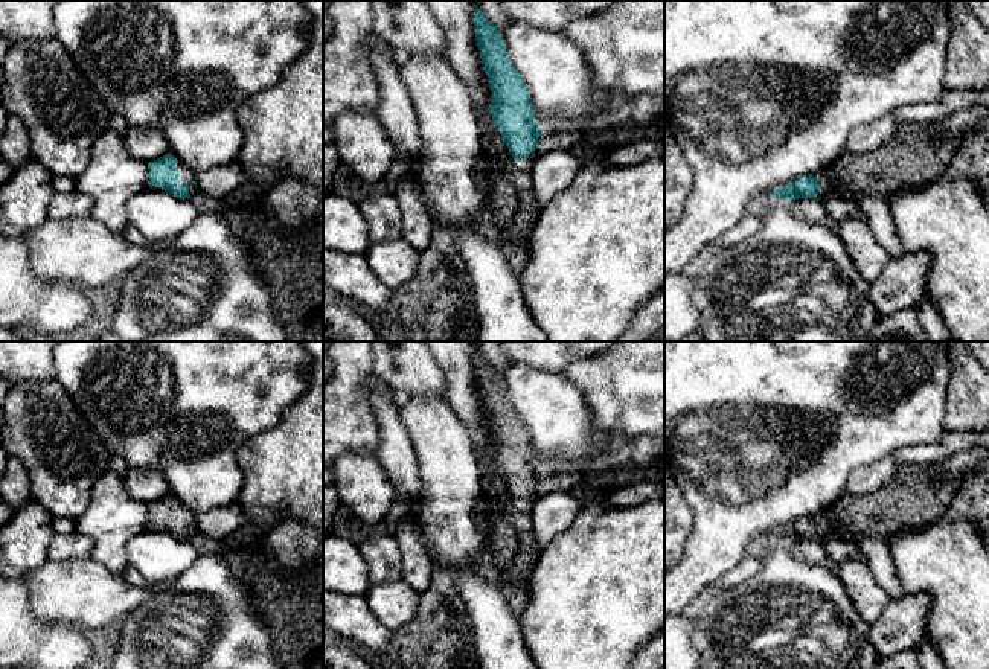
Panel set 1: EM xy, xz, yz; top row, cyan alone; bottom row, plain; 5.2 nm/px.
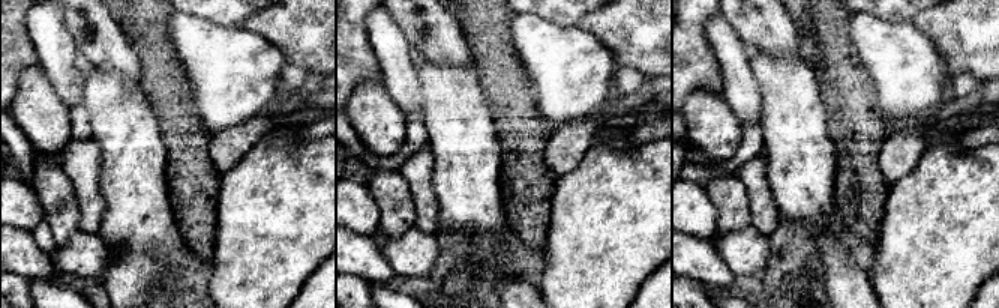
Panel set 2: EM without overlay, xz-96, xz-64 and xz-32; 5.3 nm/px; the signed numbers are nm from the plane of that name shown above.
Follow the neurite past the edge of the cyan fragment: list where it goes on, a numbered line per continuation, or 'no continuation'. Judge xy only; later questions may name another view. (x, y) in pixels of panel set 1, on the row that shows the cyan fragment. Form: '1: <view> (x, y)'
1: xy (185, 171)

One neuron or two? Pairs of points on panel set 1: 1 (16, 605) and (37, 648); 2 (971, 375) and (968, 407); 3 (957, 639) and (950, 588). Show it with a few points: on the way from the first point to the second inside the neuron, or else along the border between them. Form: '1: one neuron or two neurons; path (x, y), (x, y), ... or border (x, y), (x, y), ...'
1: one neuron; path (16, 616), (16, 627), (26, 637)
2: one neuron; path (971, 383), (971, 400)
3: one neuron; path (957, 627), (957, 601)

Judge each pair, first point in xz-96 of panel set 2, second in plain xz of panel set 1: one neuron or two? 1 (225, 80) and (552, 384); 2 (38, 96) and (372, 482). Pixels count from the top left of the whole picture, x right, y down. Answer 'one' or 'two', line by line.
1: one
2: one

